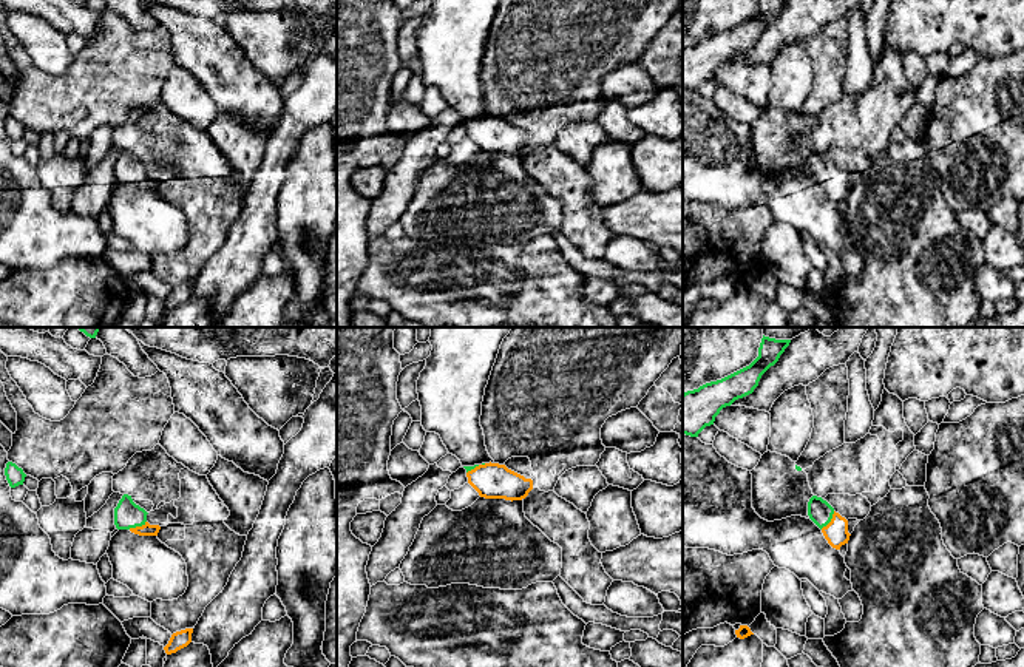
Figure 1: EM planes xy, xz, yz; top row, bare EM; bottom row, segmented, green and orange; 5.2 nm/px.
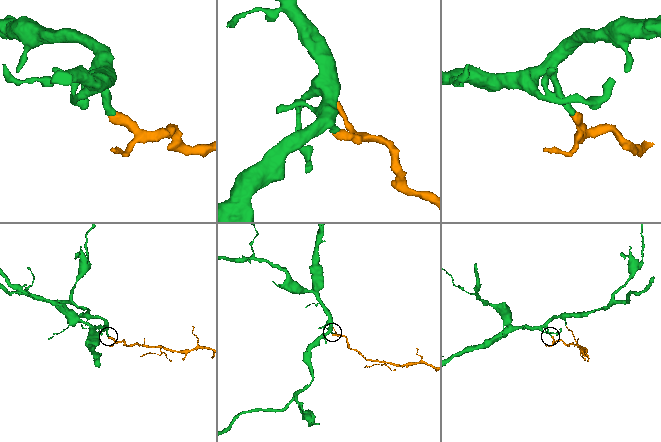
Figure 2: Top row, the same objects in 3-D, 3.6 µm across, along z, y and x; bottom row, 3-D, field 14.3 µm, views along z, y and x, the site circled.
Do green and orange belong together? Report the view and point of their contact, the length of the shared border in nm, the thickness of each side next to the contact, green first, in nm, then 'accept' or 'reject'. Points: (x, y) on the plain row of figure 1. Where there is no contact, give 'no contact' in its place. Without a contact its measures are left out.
yz (830, 175) | 120 nm | 120/120 nm | accept

